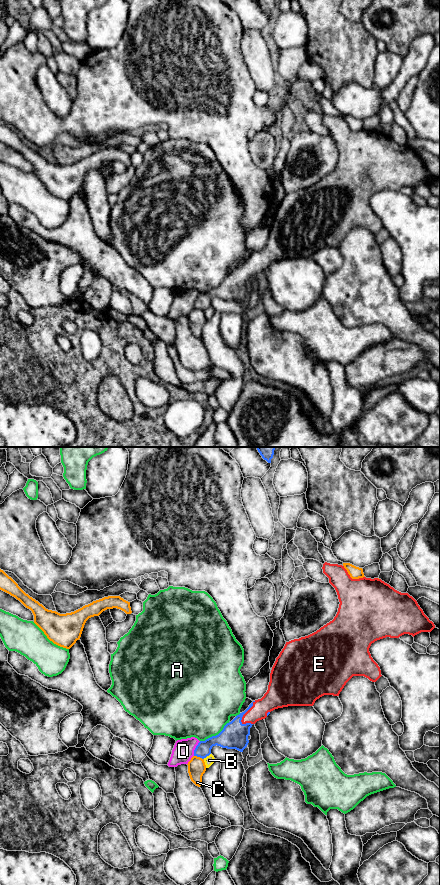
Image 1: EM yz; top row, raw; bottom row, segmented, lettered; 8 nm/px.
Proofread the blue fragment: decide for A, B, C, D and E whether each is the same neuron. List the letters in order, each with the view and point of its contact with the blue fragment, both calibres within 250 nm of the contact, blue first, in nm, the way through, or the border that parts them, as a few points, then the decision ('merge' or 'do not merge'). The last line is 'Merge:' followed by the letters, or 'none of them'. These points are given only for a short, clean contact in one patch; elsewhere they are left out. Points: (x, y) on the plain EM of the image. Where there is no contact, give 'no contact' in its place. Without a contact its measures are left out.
A: contact yz (216, 287); calibres 220 and 460 nm; do not merge
B: contact yz (206, 308); calibres 180 and 80 nm; do not merge
C: contact yz (199, 308); calibres 140 and 140 nm; do not merge
D: contact yz (195, 300); calibres 140 and 170 nm; border yz (200, 293), (193, 307); do not merge
E: contact yz (245, 264); calibres 220 and 160 nm; way yz (234, 287), (241, 276), (245, 264), (255, 264), (273, 251); merge
Merge: E

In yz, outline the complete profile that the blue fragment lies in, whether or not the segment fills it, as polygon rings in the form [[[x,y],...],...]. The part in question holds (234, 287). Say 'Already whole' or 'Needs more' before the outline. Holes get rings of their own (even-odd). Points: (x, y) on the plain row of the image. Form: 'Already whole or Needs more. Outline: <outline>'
Needs more. Outline: [[[325,114],[322,121],[340,154],[334,171],[308,188],[286,194],[272,219],[264,248],[253,253],[244,264],[227,275],[218,287],[200,293],[194,308],[204,311],[216,297],[243,304],[249,295],[252,277],[265,271],[271,263],[288,258],[313,258],[324,247],[339,248],[353,228],[364,228],[376,234],[382,227],[369,204],[372,195],[386,189],[399,190],[404,186],[414,189],[435,180],[408,145],[399,144],[378,130],[352,131],[342,117]]]

